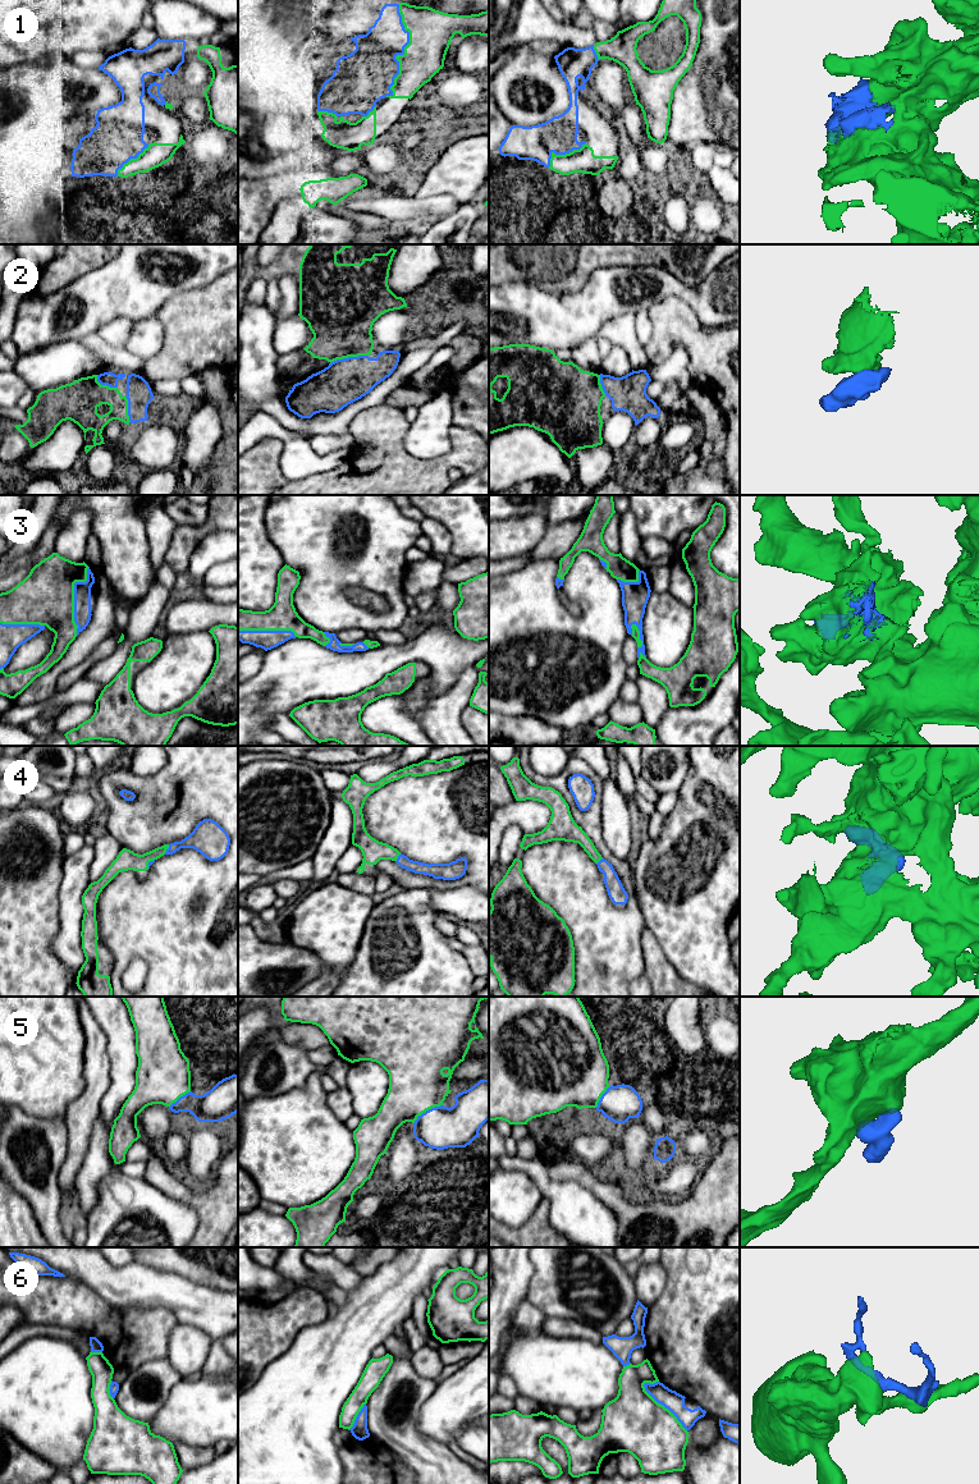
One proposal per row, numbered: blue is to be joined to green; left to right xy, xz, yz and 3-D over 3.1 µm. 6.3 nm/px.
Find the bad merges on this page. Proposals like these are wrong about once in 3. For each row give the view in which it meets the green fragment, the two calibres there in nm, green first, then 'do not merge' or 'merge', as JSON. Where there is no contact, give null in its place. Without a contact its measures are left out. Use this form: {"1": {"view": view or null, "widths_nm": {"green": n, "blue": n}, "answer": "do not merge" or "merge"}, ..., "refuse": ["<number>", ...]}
{"1": {"view": "xz", "widths_nm": {"green": 280, "blue": 320}, "answer": "merge"}, "2": {"view": "xz", "widths_nm": {"green": 400, "blue": 280}, "answer": "merge"}, "3": {"view": "xy", "widths_nm": {"green": 360, "blue": 110}, "answer": "merge"}, "4": {"view": "xy", "widths_nm": {"green": 120, "blue": 190}, "answer": "merge"}, "5": {"view": "xz", "widths_nm": {"green": 360, "blue": 260}, "answer": "merge"}, "6": {"view": "yz", "widths_nm": {"green": 380, "blue": 120}, "answer": "do not merge"}, "refuse": ["6"]}

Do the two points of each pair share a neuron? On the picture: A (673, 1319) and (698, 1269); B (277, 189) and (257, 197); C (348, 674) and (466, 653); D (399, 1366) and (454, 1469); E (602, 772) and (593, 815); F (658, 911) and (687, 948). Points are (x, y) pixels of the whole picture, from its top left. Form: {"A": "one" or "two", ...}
{"A": "one", "B": "one", "C": "one", "D": "one", "E": "two", "F": "one"}

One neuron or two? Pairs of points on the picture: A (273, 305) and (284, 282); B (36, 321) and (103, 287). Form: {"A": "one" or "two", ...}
{"A": "two", "B": "one"}

